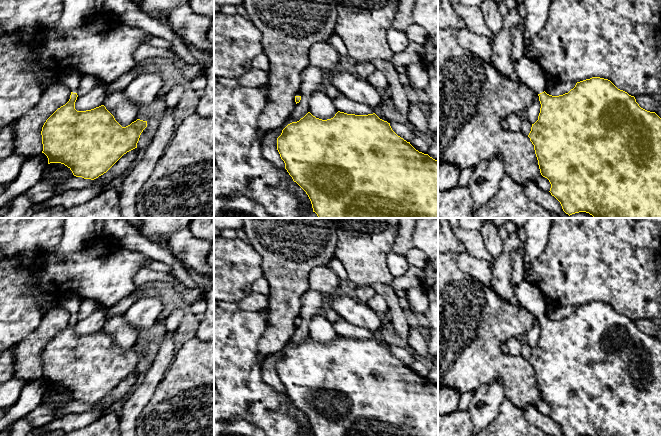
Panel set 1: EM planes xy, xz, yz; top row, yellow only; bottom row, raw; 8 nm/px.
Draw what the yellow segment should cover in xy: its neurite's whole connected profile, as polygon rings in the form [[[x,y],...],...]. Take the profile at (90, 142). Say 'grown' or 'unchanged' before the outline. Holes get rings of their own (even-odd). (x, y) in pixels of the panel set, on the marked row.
grown; [[[74,68],[63,69],[57,81],[64,83],[71,91],[69,101],[58,108],[44,123],[41,131],[43,151],[48,164],[61,163],[76,177],[94,180],[106,173],[124,154],[137,148],[140,135],[147,127],[147,121],[137,119],[122,127],[104,105],[91,110],[77,111],[77,89],[82,74]]]

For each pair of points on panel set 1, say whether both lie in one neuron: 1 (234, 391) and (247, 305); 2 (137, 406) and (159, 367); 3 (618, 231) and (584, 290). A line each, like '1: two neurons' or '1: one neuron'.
1: two neurons
2: one neuron
3: one neuron

